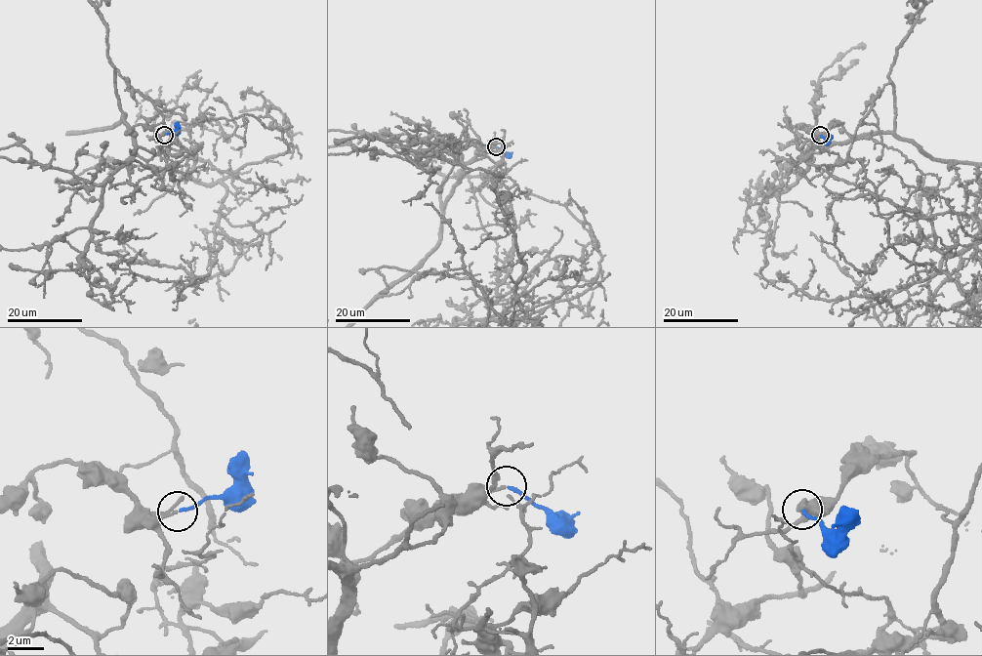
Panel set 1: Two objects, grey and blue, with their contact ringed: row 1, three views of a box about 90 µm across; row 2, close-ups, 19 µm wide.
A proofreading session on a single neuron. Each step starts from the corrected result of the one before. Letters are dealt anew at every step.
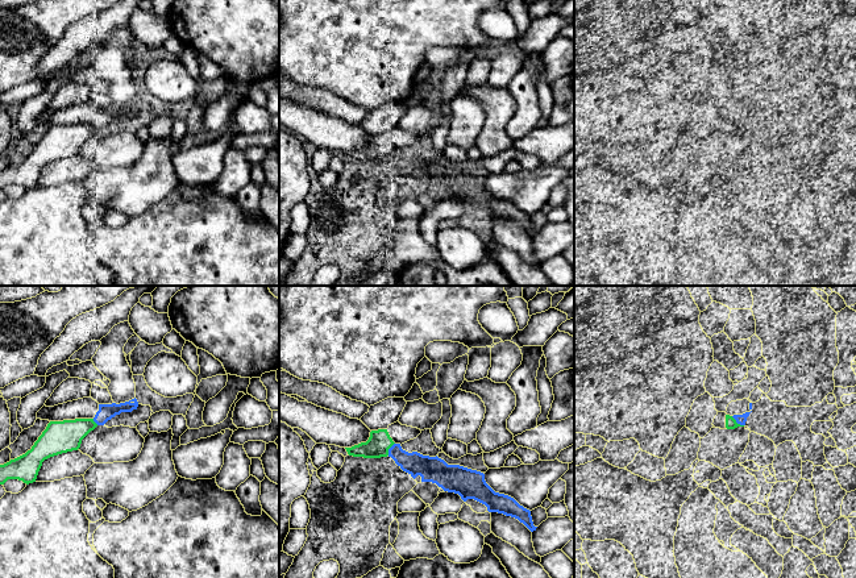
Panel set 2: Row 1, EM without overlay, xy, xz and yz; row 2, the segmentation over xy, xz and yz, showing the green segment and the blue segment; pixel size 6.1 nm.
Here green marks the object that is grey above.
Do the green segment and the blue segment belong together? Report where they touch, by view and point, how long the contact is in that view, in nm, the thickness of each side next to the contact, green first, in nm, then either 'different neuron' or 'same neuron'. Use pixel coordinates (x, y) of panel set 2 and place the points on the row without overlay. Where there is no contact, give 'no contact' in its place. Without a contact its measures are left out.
yz (736, 128) | 100 nm | 70/60 nm | different neuron

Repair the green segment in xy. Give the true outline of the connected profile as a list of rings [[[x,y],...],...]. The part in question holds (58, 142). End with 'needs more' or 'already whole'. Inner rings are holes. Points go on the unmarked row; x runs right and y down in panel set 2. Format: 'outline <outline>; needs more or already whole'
outline [[[94,124],[50,126],[30,155],[0,170],[0,190],[8,184],[18,184],[26,190],[36,187],[45,165],[78,155],[82,145],[96,132]]]; already whole

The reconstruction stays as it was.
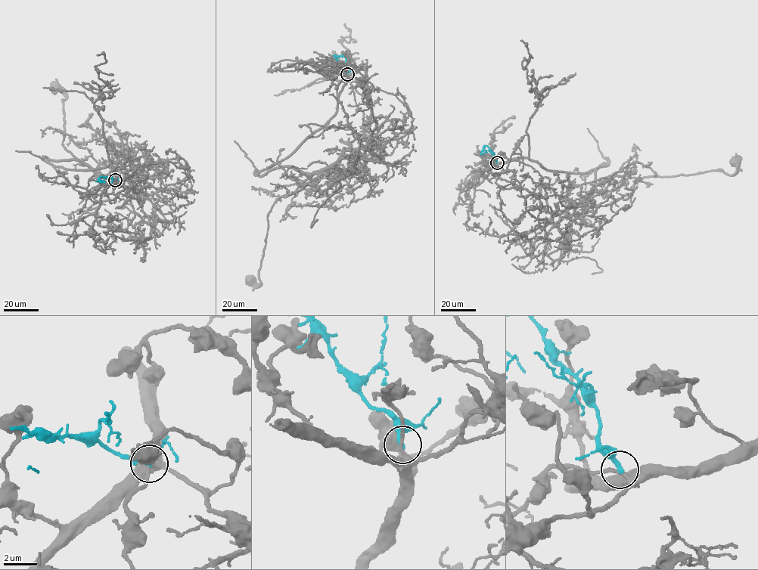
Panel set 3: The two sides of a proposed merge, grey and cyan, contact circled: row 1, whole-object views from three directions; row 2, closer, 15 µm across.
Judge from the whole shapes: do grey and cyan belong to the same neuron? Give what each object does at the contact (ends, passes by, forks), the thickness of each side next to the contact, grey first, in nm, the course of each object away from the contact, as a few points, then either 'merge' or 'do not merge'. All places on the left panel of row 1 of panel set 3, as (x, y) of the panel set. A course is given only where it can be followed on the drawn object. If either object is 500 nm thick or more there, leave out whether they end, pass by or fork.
grey passes by | cyan ends | 240/320 nm | grey via (115, 180), (116, 194), (147, 175), (141, 190), (128, 189), (65, 148), (66, 97), (54, 88) | cyan via (115, 180), (101, 176), (99, 178), (110, 184), (112, 181), (111, 176) | do not merge

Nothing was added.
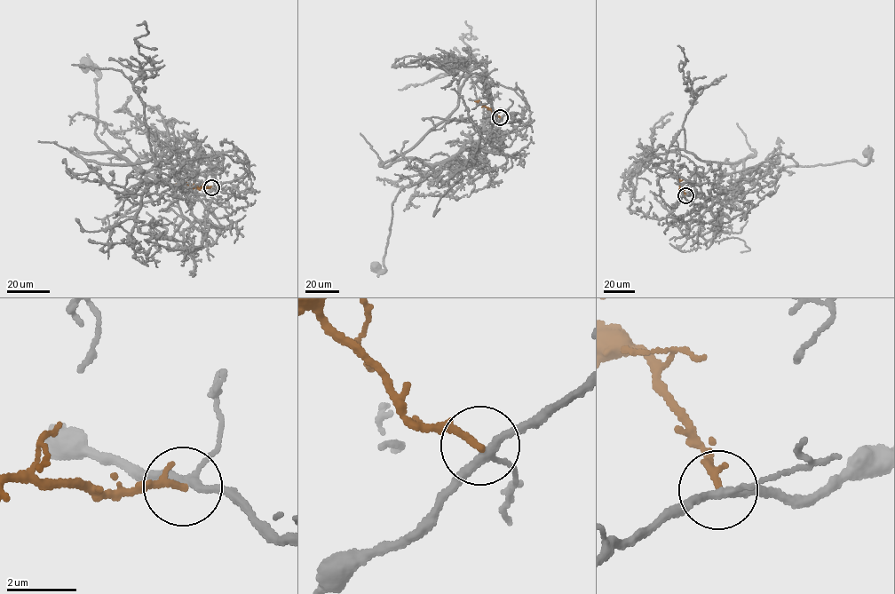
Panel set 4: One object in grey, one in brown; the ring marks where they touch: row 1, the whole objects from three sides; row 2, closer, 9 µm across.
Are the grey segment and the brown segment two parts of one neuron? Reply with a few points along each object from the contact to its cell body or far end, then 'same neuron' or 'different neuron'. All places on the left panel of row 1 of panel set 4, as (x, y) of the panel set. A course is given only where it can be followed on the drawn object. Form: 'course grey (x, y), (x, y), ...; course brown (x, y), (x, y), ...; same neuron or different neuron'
course grey (211, 187), (196, 180), (192, 188), (172, 186), (143, 172), (98, 138), (99, 76), (85, 64); course brown (211, 187), (176, 184); different neuron

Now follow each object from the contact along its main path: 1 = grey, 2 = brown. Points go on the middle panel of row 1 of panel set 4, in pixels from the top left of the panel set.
1: (501, 117), (477, 142), (399, 192), (392, 205), (384, 271), (377, 273), (375, 266)
2: (500, 117), (475, 101)

